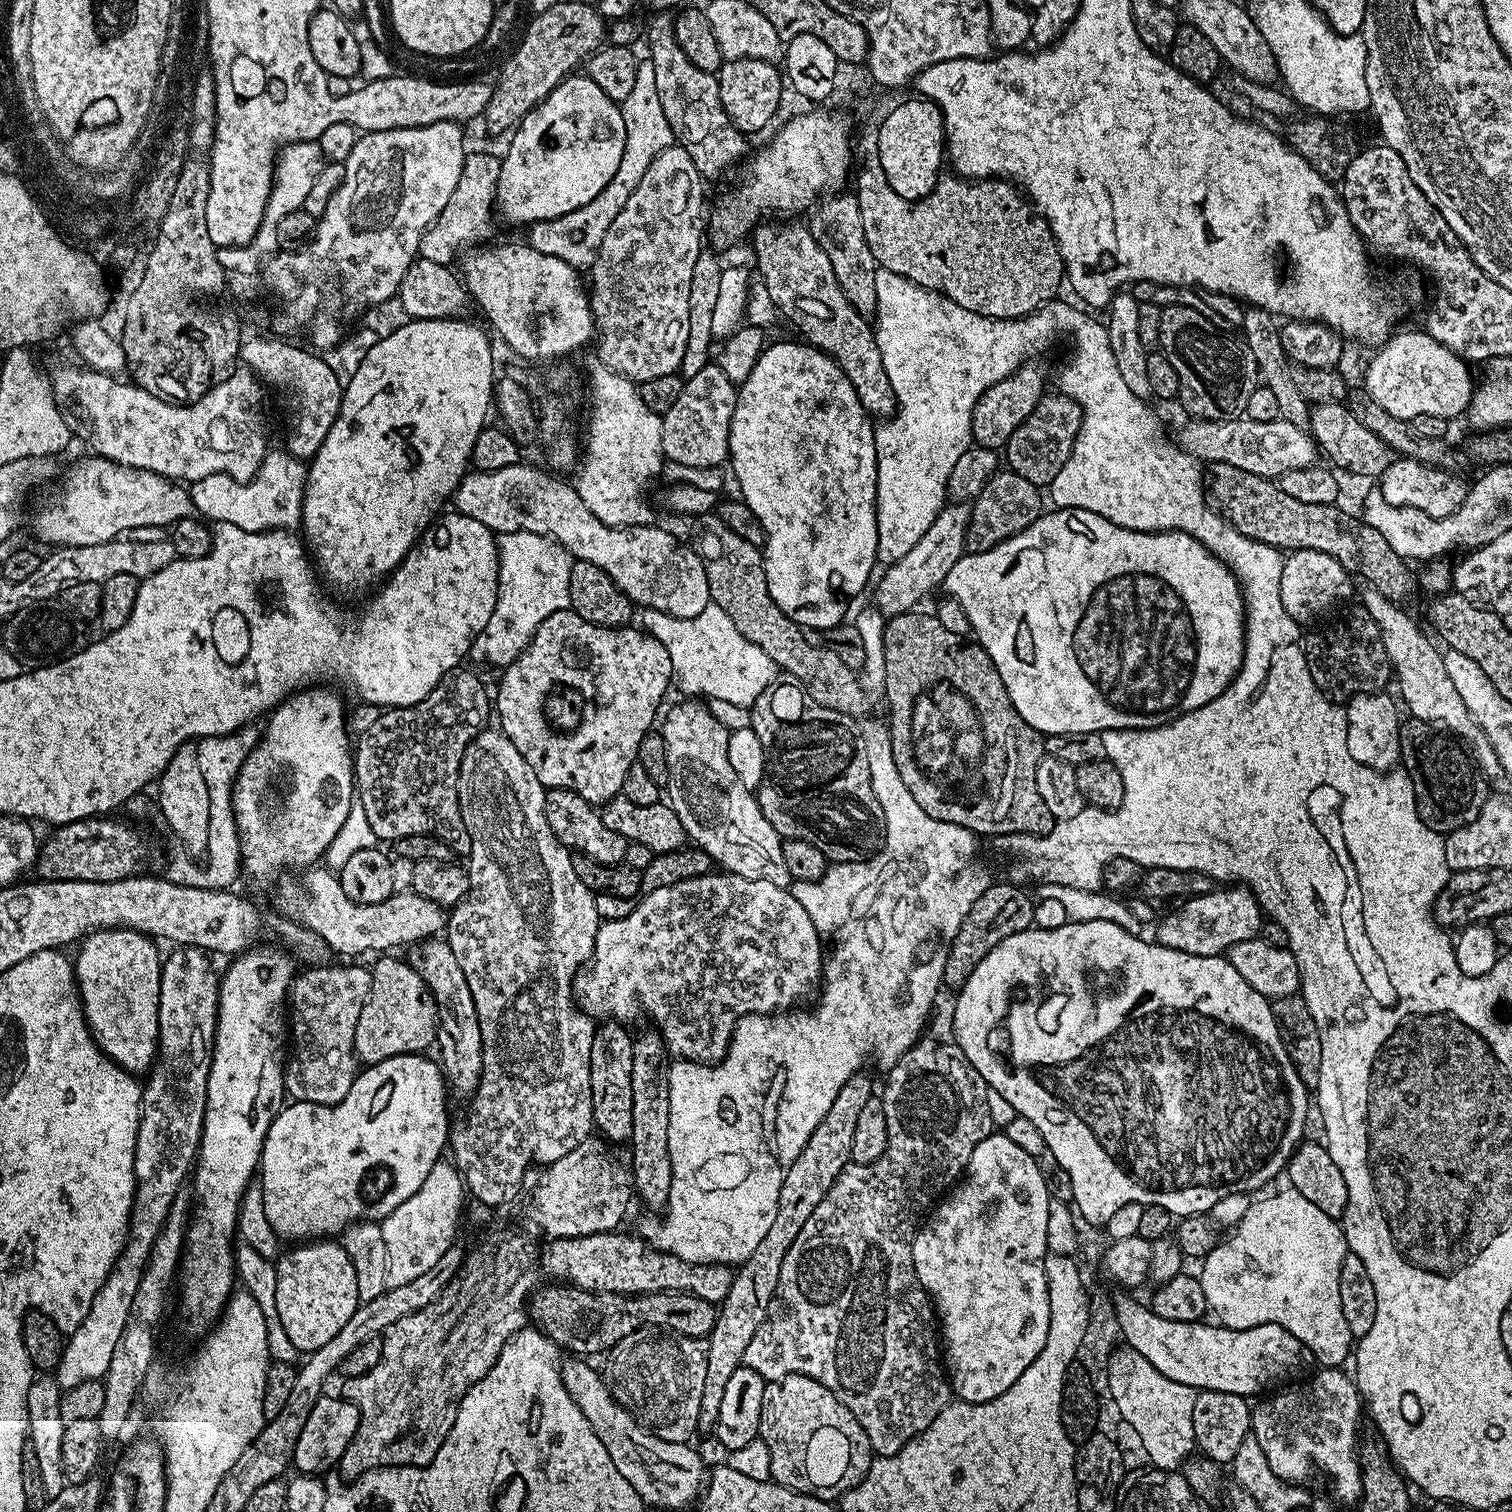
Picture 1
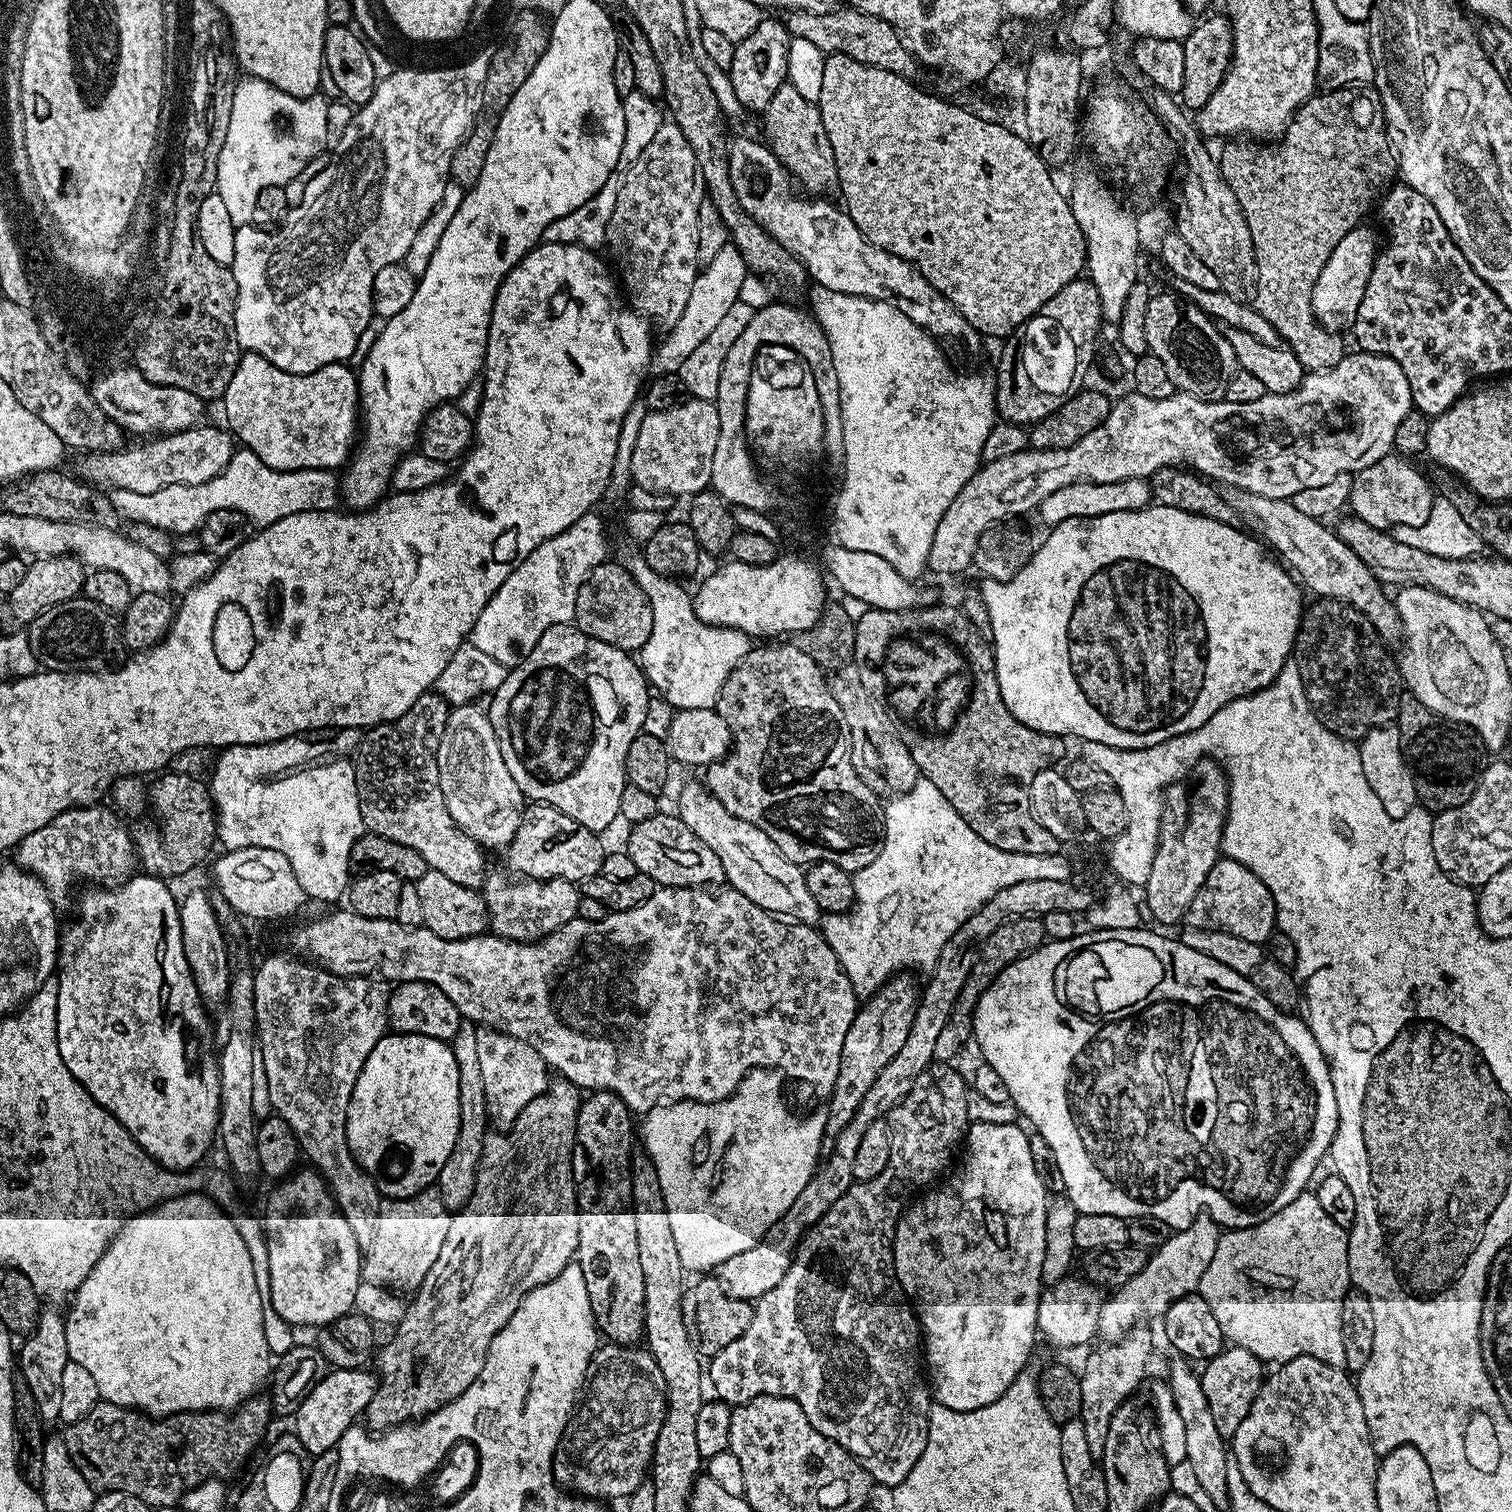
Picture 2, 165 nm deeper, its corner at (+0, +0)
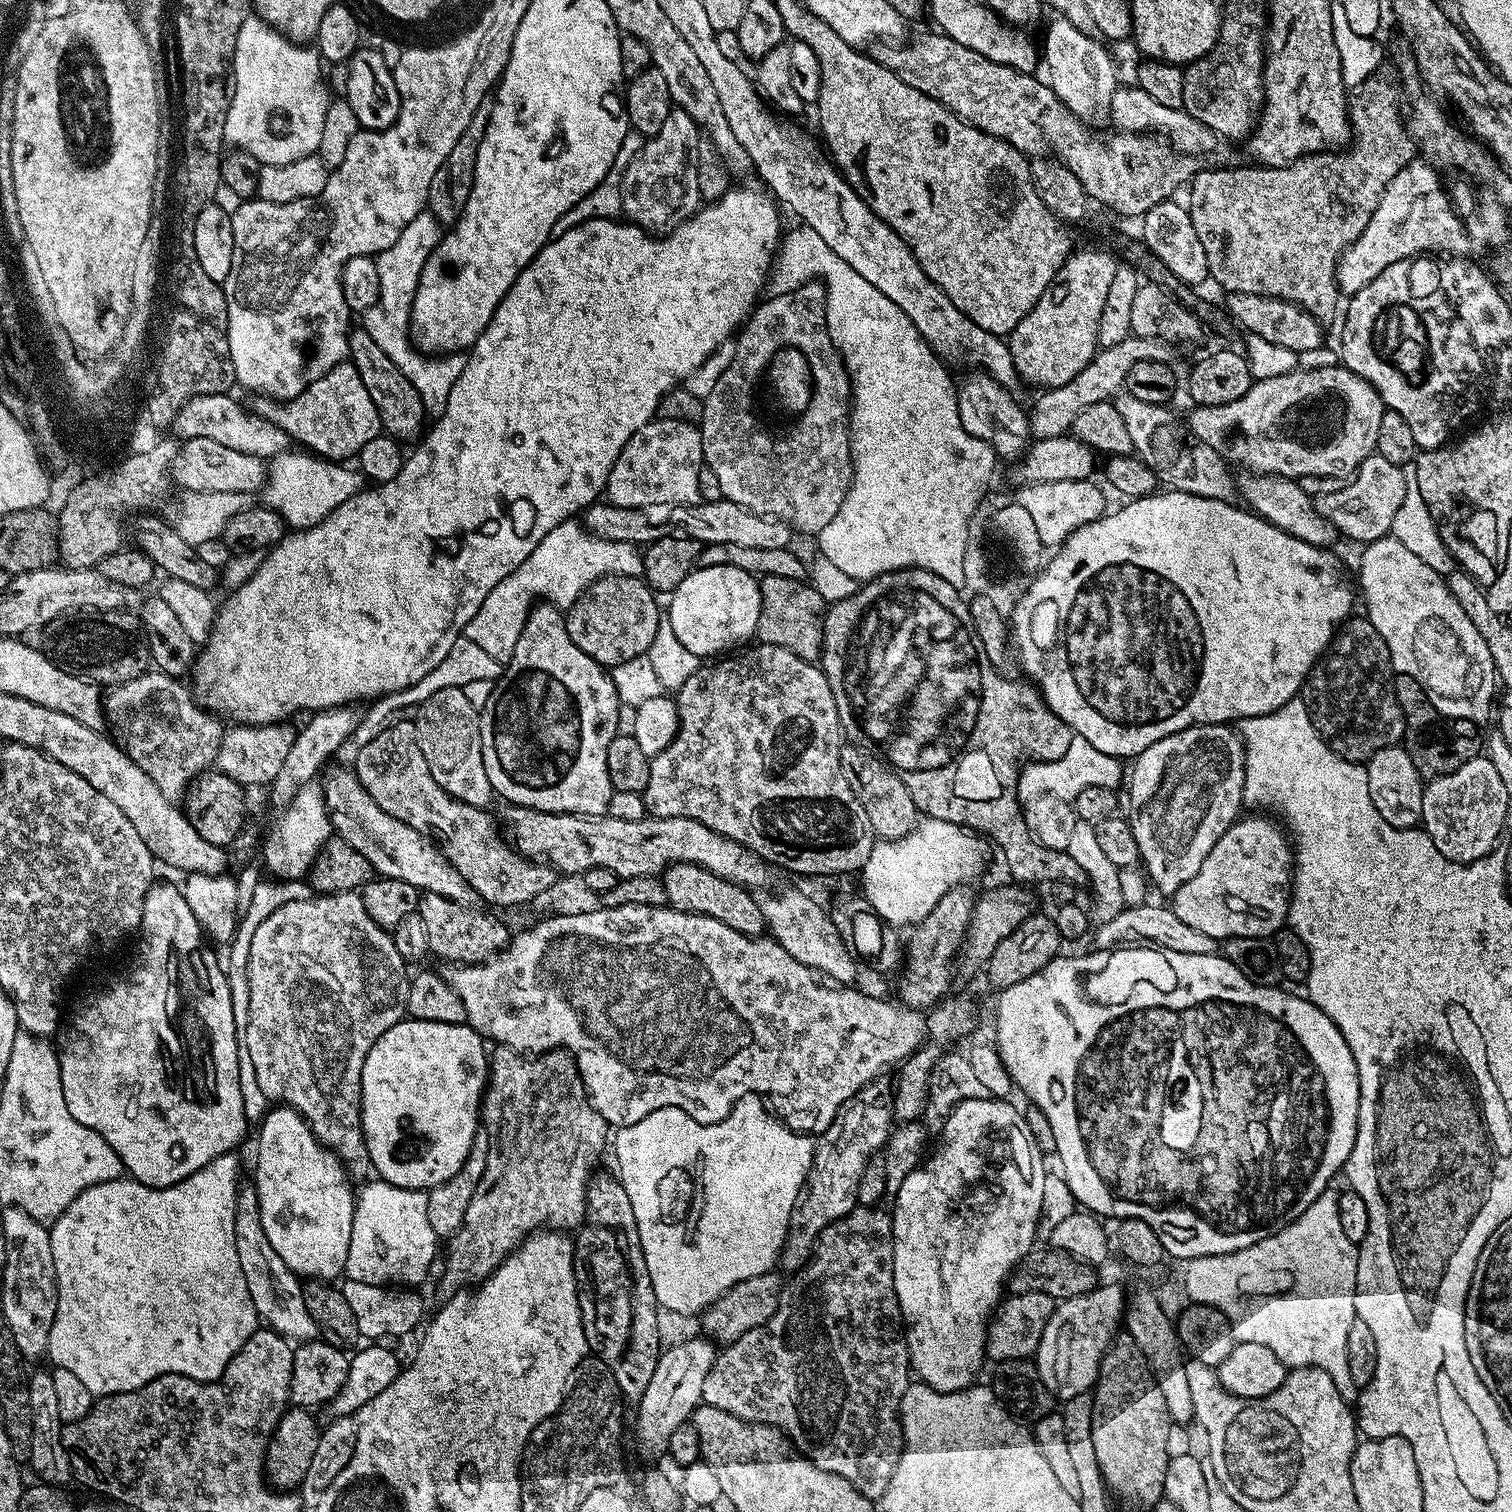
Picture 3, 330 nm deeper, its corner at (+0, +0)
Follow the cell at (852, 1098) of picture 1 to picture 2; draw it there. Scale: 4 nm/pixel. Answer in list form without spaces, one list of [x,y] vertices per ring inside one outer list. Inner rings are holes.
[[[897,974],[888,979],[880,989],[867,997],[857,1007],[856,1016],[850,1022],[850,1030],[846,1030],[846,1042],[842,1042],[842,1058],[838,1066],[838,1078],[830,1089],[832,1096],[828,1100],[824,1118],[825,1137],[835,1138],[858,1114],[858,1106],[862,1106],[862,1098],[874,1086],[874,1078],[882,1074],[882,1066],[887,1066],[902,1050],[906,1037],[910,1035],[910,1026],[914,1022],[916,1006],[920,1003],[921,989],[916,988],[916,980],[912,974]]]

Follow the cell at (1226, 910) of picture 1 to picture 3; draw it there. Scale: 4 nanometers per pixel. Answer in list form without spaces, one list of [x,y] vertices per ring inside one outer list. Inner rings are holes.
[[[1245,815],[1229,826],[1222,838],[1214,842],[1214,850],[1206,854],[1198,874],[1170,898],[1172,912],[1186,926],[1210,934],[1217,942],[1234,936],[1271,937],[1285,927],[1288,918],[1294,868],[1289,837],[1281,825],[1280,829],[1271,824],[1267,815],[1252,815],[1256,816]]]

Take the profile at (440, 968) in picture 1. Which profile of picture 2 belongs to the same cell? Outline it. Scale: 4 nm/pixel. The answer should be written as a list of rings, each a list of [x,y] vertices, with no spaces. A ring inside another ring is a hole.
[[[471,1022],[461,1023],[458,1034],[451,1040],[452,1053],[458,1062],[458,1138],[446,1166],[442,1166],[440,1176],[435,1182],[440,1201],[449,1213],[455,1214],[464,1209],[476,1192],[476,1179],[480,1173],[480,1159],[484,1149],[484,1139],[490,1131],[488,1107],[486,1106],[486,1082],[482,1082],[482,1066],[478,1062],[477,1025]]]

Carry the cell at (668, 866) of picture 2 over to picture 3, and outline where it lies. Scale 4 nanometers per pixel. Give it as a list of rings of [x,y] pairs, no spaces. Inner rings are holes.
[[[671,864],[663,872],[662,879],[664,889],[666,890],[666,898],[668,899],[667,907],[672,908],[675,912],[713,916],[722,922],[726,922],[726,926],[730,926],[730,930],[738,930],[747,936],[759,937],[765,931],[764,915],[760,909],[757,897],[752,897],[755,895],[749,889],[741,888],[740,885],[734,884],[726,878],[718,878],[718,874],[714,874],[697,864]]]

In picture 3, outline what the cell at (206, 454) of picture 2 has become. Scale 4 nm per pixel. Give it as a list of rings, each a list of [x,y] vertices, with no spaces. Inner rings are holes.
[[[209,438],[183,441],[173,455],[170,476],[181,484],[184,492],[259,493],[268,478],[268,464],[263,459],[240,453]]]

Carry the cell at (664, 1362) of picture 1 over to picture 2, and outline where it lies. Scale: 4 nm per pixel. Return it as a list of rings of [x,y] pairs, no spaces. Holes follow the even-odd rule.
[[[611,1342],[597,1347],[588,1367],[582,1395],[552,1460],[552,1475],[556,1477],[556,1483],[571,1490],[575,1495],[597,1502],[620,1499],[623,1501],[631,1496],[634,1490],[640,1488],[640,1475],[643,1472],[645,1475],[646,1472],[643,1464],[649,1463],[652,1445],[662,1430],[662,1422],[667,1412],[668,1394],[664,1391],[662,1370],[651,1352],[640,1346],[625,1346]]]

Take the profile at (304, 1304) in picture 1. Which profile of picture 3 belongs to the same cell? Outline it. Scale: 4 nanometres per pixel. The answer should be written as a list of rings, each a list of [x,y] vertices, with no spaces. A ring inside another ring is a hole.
[[[269,1107],[258,1128],[254,1187],[258,1194],[262,1226],[266,1230],[266,1238],[270,1238],[270,1246],[274,1246],[274,1254],[278,1254],[288,1269],[301,1278],[332,1282],[335,1276],[343,1277],[346,1254],[350,1254],[350,1230],[354,1226],[356,1209],[353,1181],[348,1172],[340,1159],[321,1144],[308,1123],[293,1108]]]

